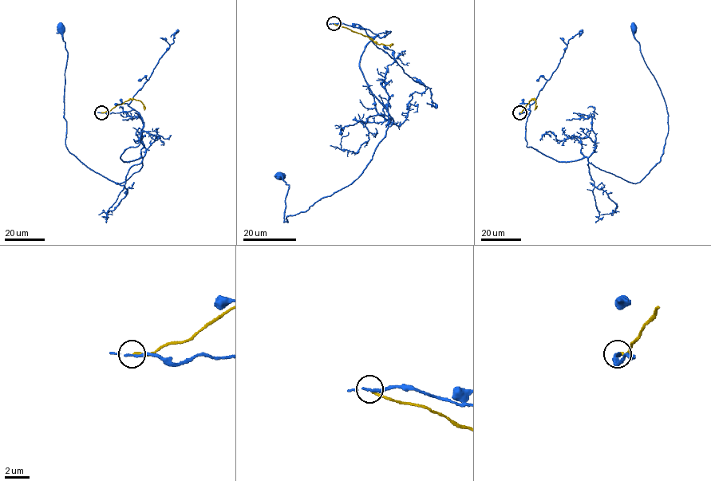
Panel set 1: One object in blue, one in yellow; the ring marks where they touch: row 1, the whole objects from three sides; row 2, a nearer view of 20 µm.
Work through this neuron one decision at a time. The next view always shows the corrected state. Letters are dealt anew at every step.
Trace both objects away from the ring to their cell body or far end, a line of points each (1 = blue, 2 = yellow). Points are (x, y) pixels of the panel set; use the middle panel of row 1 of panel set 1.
1: (333, 24), (390, 31), (360, 68), (388, 112), (384, 138), (360, 175), (287, 222), (279, 175)
2: (333, 24), (369, 37), (377, 44), (392, 44), (390, 47)

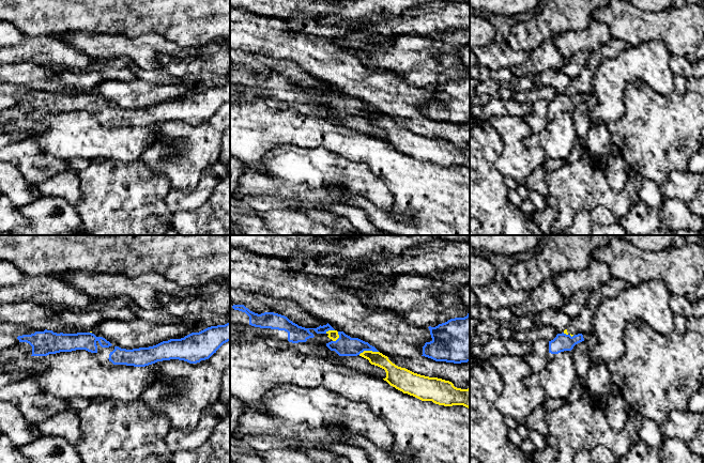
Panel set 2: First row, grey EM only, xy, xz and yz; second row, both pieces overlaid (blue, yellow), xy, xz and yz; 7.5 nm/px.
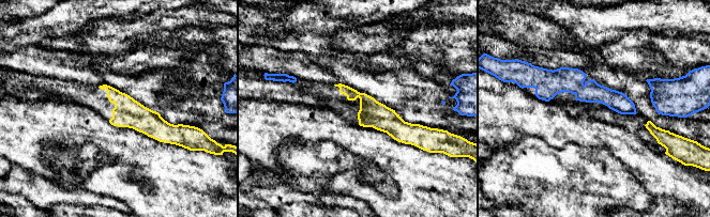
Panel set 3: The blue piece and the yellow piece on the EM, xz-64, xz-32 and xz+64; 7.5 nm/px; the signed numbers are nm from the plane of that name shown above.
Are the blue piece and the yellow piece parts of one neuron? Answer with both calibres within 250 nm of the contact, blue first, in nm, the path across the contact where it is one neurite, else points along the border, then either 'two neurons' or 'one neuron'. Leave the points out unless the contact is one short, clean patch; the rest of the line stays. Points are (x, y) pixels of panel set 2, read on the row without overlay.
160/110 nm | along xz (378, 111), (363, 111), (358, 114) | two neurons

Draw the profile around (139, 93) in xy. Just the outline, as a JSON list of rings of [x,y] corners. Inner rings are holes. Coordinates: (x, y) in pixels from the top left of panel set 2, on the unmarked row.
[[[136,79],[131,82],[103,80],[92,90],[92,94],[105,98],[114,107],[133,110],[187,96],[192,91],[184,84],[158,84]]]

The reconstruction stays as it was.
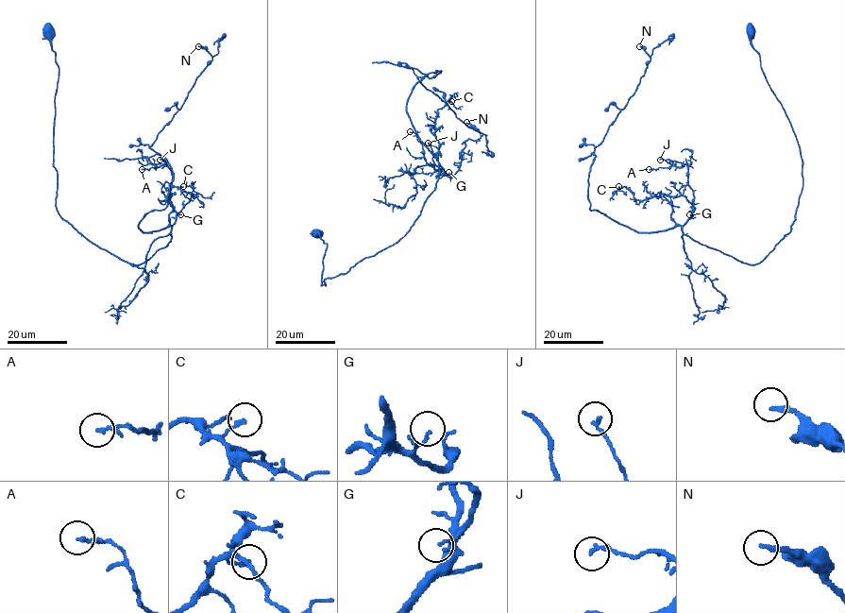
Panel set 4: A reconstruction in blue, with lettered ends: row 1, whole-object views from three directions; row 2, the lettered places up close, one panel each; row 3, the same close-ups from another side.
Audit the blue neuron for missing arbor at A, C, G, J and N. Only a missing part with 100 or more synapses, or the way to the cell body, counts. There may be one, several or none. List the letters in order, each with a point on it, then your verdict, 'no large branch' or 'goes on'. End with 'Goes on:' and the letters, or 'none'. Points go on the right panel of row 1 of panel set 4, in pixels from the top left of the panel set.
A: (649, 169) | no large branch
C: (618, 186) | no large branch
G: (689, 214) | no large branch
J: (660, 160) | no large branch
N: (639, 46) | no large branch
Goes on: none

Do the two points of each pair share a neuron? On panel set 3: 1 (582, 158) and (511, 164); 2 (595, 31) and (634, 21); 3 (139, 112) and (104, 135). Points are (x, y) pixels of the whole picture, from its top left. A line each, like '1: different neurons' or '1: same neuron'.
1: same neuron
2: same neuron
3: different neurons

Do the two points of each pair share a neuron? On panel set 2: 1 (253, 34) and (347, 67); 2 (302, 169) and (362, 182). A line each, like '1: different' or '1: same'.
1: same
2: same

